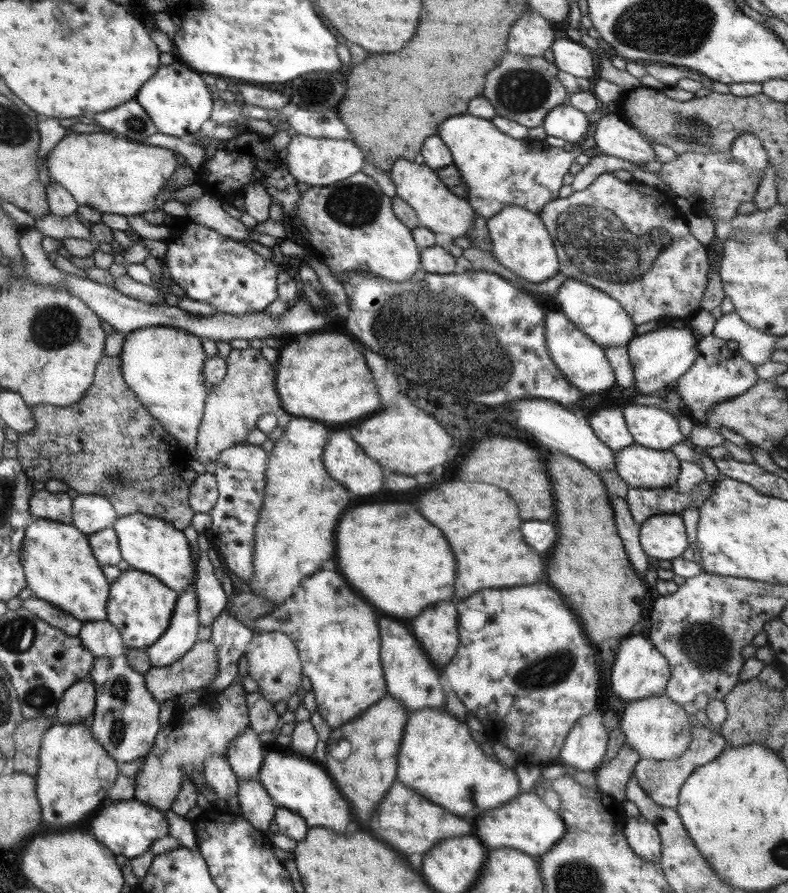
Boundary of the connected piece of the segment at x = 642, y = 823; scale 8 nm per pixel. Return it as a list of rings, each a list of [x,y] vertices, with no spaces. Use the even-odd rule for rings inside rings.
[[[641,815],[626,817],[623,834],[629,848],[643,860],[658,864],[661,858],[660,836],[656,828]]]

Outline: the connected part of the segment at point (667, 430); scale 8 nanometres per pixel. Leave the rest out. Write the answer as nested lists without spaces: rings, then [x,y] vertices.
[[[631,404],[622,408],[622,415],[633,443],[639,446],[670,450],[671,446],[684,440],[677,419],[663,407]]]

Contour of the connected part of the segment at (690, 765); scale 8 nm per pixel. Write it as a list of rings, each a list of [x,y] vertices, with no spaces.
[[[702,721],[703,727],[692,727],[692,737],[689,746],[682,752],[679,758],[673,760],[647,760],[639,759],[634,766],[633,776],[637,779],[640,788],[647,793],[647,796],[655,804],[665,808],[675,809],[678,803],[680,786],[686,778],[698,767],[707,764],[712,758],[717,758],[719,753],[726,748],[726,740],[719,734],[714,727],[710,727]]]

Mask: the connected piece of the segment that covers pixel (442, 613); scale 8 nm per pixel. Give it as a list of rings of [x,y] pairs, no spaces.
[[[435,602],[427,606],[411,622],[411,633],[420,642],[423,652],[432,664],[445,666],[455,656],[458,648],[458,614],[451,602]]]

